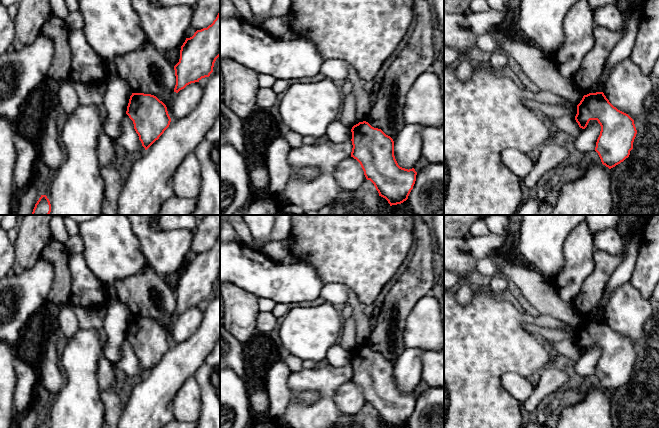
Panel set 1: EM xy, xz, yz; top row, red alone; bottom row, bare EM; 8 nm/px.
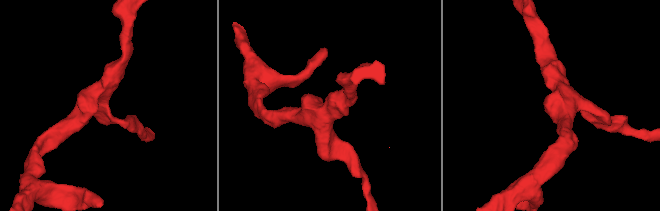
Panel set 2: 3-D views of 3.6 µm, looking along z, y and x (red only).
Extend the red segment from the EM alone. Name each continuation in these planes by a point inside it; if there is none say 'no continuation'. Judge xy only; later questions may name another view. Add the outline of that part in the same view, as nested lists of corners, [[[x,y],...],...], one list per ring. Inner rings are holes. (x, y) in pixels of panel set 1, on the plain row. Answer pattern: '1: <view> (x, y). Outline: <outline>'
no continuation

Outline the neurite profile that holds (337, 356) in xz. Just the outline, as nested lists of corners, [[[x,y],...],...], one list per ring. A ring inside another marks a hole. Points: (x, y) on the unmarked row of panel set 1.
[[[338,343],[331,347],[326,355],[329,364],[336,368],[342,368],[352,363],[352,351],[346,350]]]

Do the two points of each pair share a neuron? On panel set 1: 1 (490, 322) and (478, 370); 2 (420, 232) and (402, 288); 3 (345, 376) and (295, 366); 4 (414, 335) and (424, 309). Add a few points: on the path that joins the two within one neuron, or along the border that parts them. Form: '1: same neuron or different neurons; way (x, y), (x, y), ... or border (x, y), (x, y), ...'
1: same neuron; way (487, 334), (478, 344), (478, 358)
2: same neuron; way (422, 246), (422, 268), (416, 274)
3: different neurons; border (304, 368), (291, 373)
4: same neuron; way (420, 329), (424, 325), (424, 315)

